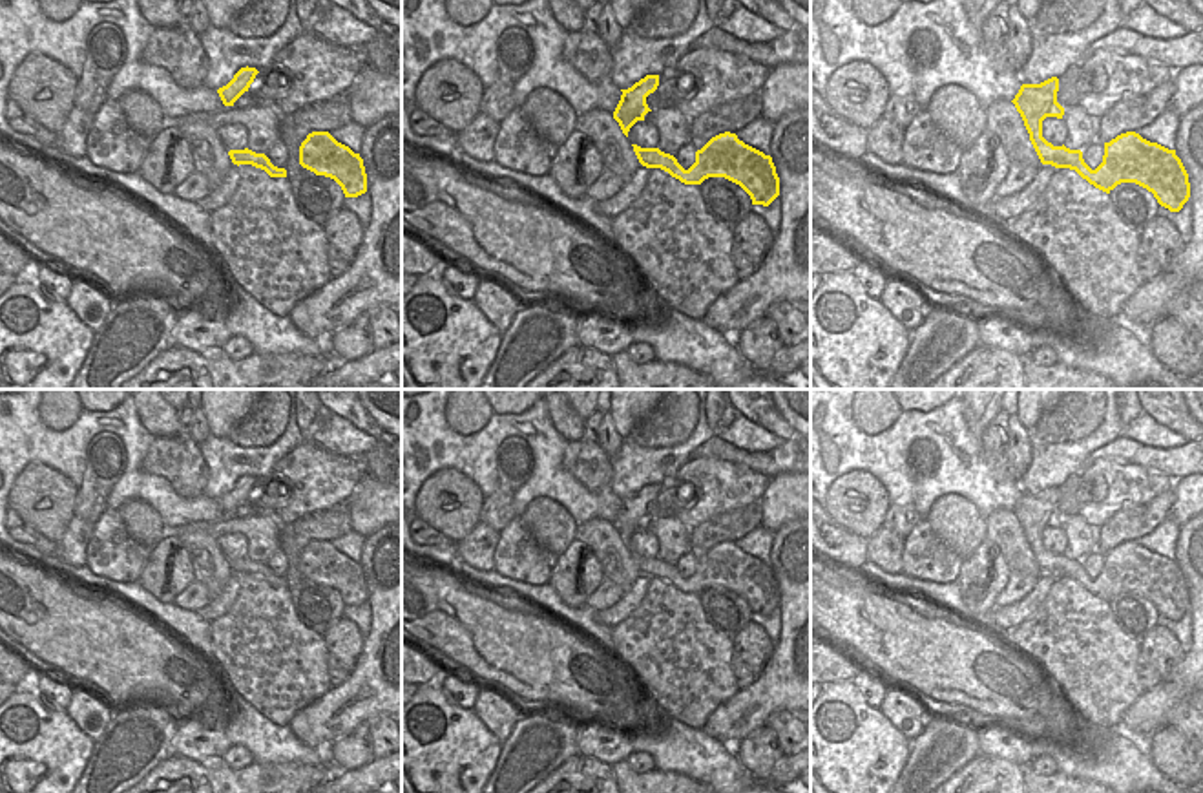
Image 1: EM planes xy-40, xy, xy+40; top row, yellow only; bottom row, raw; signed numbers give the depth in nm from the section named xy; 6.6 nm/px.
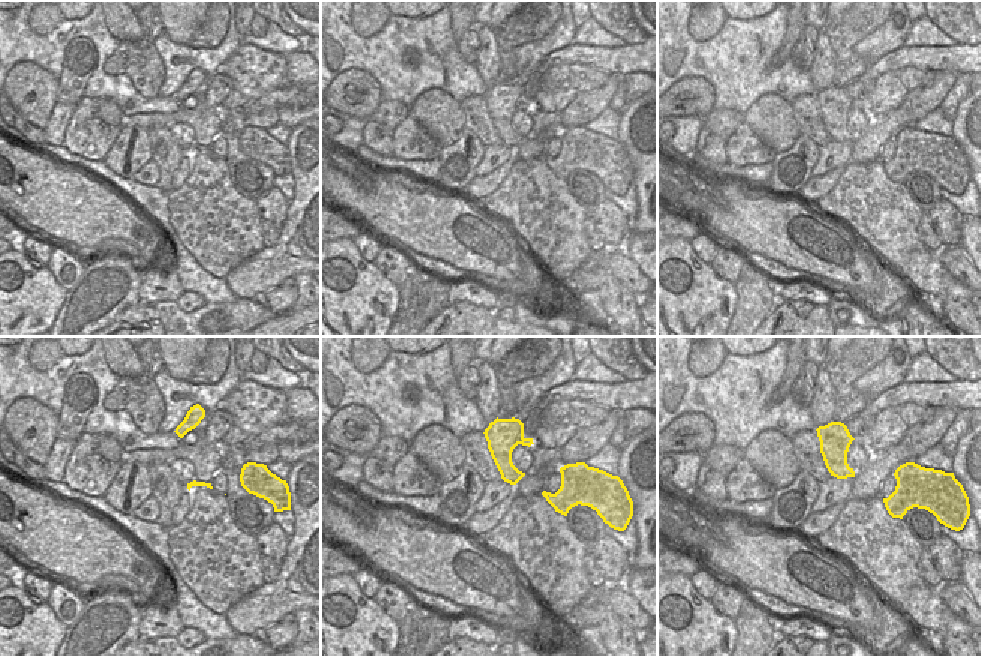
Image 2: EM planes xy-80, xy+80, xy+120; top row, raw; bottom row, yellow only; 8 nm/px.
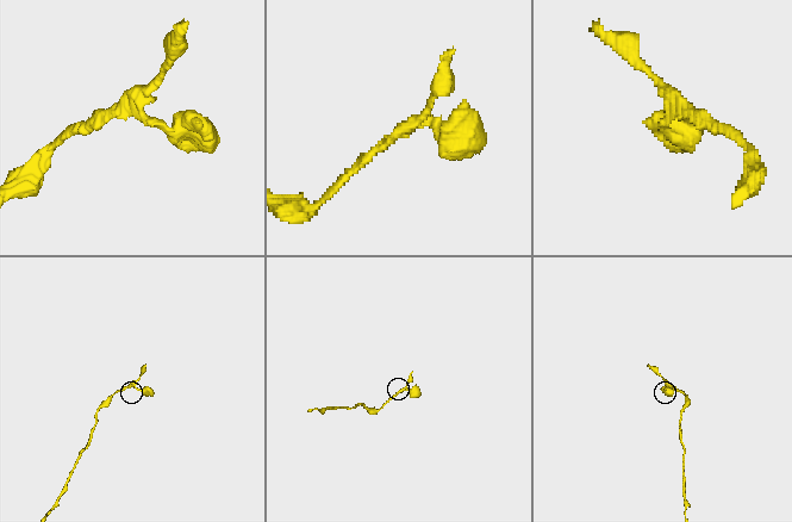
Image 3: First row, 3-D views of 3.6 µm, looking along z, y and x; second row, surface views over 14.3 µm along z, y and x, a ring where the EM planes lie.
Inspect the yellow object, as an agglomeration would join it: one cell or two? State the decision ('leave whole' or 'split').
leave whole

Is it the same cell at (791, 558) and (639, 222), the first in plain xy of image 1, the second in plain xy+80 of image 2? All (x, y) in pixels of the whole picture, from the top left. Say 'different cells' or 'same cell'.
same cell

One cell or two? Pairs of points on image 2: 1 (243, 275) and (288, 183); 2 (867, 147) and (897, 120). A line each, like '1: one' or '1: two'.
1: two
2: one

